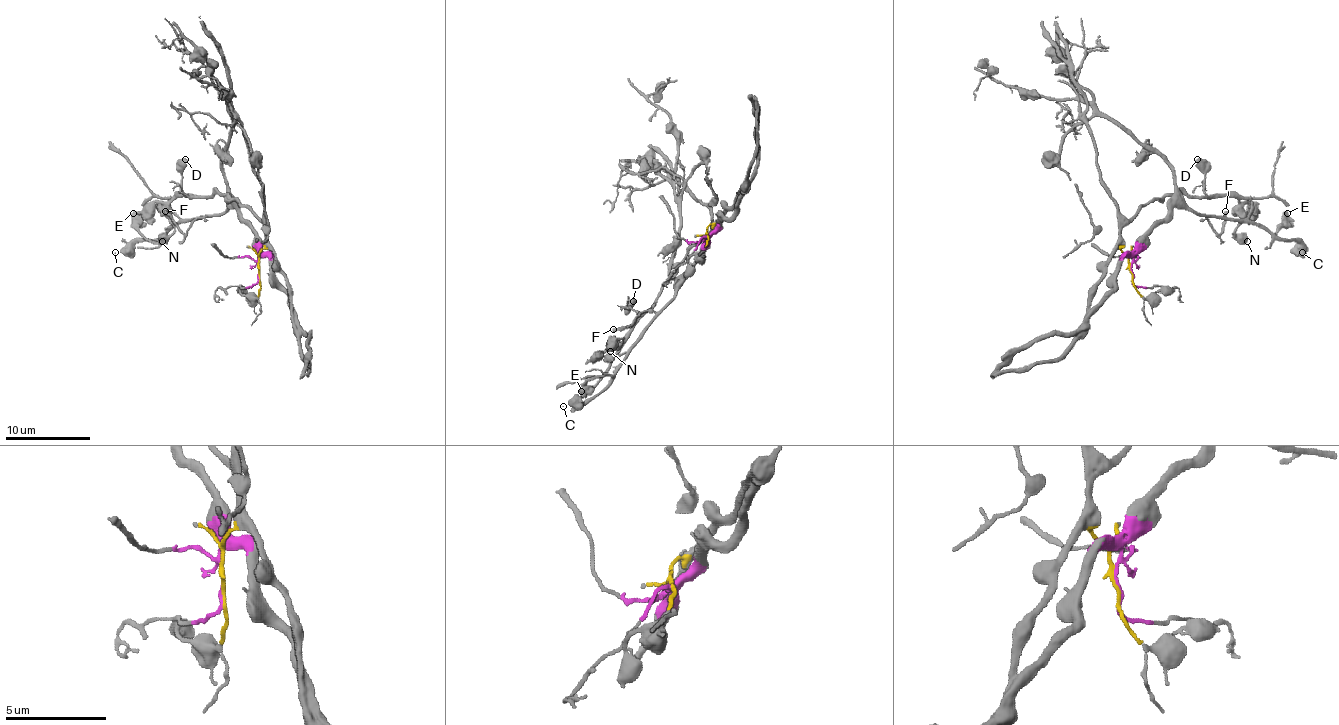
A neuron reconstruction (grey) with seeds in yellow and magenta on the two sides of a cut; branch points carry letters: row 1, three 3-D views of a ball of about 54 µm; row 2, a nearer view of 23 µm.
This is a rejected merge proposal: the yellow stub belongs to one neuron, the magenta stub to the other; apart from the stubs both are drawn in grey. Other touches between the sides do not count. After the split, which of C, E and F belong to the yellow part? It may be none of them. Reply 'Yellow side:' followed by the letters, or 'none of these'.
Yellow side: none of these

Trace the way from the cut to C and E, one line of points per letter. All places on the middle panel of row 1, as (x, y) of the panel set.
C: (706, 236), (706, 249), (676, 296), (627, 355), (616, 375), (591, 398), (563, 406)
E: (706, 236), (706, 249), (682, 279), (676, 296), (627, 358), (612, 375), (597, 375), (589, 379), (580, 392)

